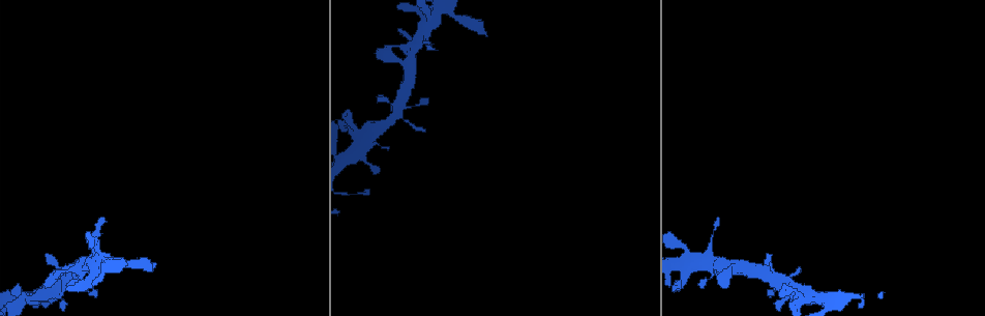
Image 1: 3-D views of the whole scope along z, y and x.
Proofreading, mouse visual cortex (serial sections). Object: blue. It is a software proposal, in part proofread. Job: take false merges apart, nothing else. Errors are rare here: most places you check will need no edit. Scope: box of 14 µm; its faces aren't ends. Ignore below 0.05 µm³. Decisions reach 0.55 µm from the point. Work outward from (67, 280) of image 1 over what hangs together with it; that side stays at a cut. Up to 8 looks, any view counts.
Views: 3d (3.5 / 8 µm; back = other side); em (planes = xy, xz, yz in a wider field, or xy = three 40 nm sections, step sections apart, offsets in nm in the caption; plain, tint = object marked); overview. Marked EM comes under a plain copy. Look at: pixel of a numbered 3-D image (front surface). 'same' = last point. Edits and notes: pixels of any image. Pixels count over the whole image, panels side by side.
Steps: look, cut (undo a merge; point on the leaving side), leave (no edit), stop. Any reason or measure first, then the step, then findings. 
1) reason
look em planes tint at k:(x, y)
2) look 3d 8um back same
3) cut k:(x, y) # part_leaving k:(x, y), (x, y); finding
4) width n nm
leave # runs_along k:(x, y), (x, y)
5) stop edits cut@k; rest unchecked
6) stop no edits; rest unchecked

four arms meet
look 3d 3.5um at 1:(359, 135)

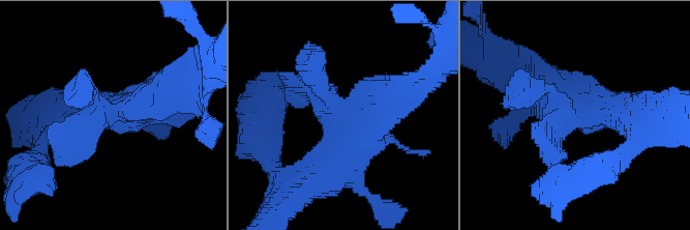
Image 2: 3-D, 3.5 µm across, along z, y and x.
leave # runs_along 2:(404, 89), (316, 179); all the same cell

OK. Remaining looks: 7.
two arms in line, one across
look 3d 3.5um at 1:(409, 64)

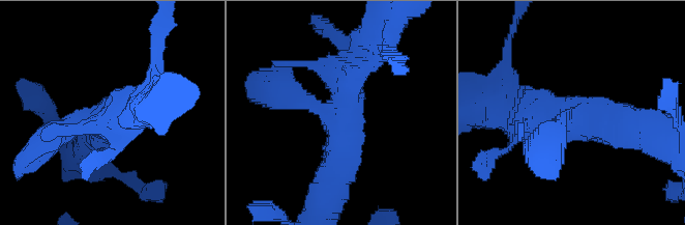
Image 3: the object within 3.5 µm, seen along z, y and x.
now the EM
look em planes tint at 3:(571, 116)

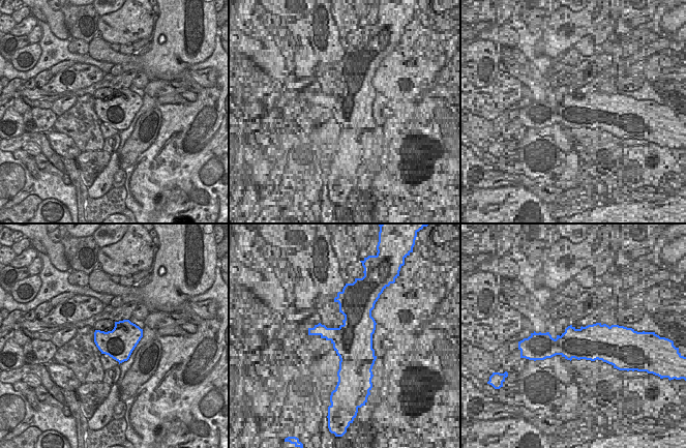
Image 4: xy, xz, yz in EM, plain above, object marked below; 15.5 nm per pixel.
another direction
look em xy step 3 tint same

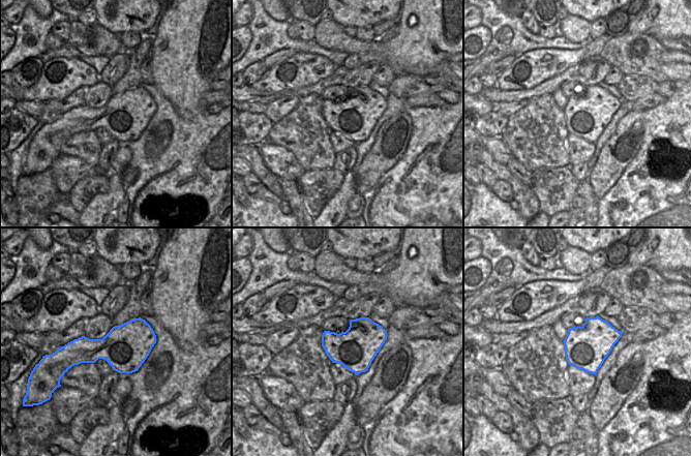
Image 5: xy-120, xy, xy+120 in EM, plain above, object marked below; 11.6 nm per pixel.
arm_widths 300, 500, 500 nm
leave # runs_along 3:(331, 180), (347, 72), (365, 50); continuous, no second cell

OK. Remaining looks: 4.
branch point
look 3d 3.5um at 1:(691, 261)

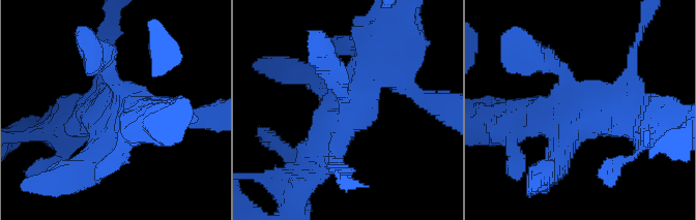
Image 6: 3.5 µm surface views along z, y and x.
shape alone is not enough
look em planes tint at 6:(579, 108)

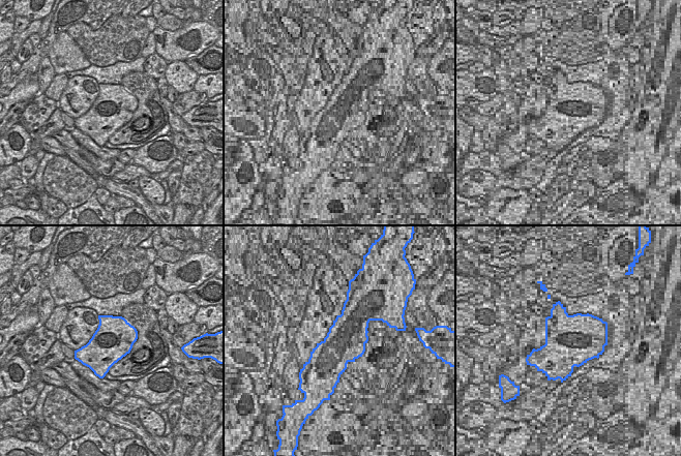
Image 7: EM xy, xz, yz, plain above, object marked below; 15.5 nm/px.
leave # runs_along 6:(306, 170), (364, 81), (382, 70); one cell here

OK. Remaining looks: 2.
stop no edits; rest unchecked

